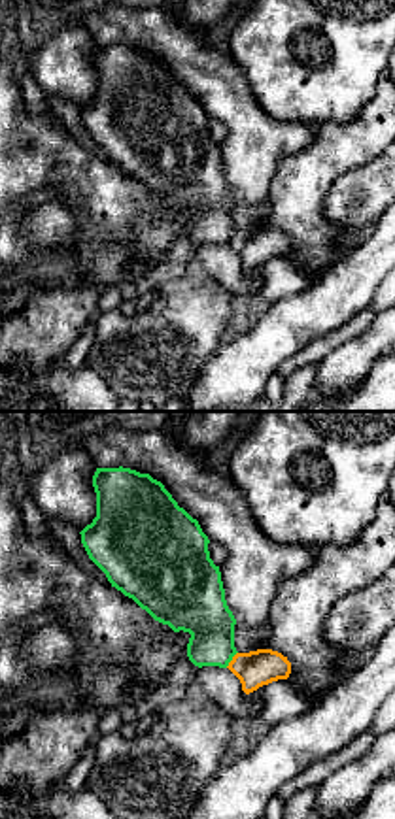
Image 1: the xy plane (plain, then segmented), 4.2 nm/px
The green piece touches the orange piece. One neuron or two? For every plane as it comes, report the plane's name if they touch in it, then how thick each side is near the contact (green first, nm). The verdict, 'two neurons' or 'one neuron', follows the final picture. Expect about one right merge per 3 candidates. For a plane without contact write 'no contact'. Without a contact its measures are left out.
xy | 220/160 nm

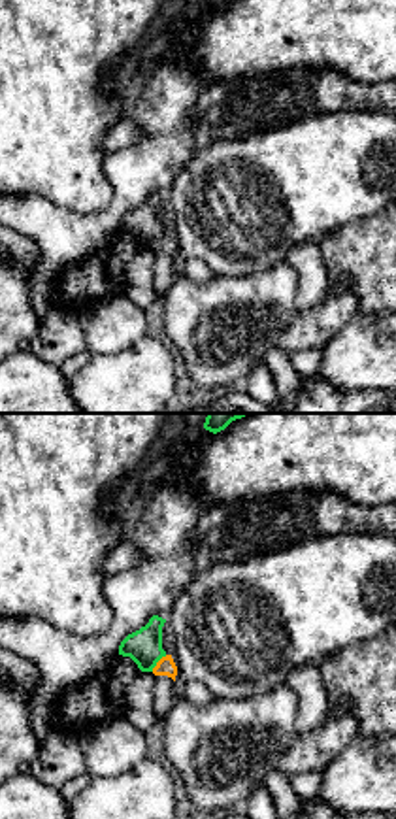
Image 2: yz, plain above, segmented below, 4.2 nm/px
yz | 150/80 nm

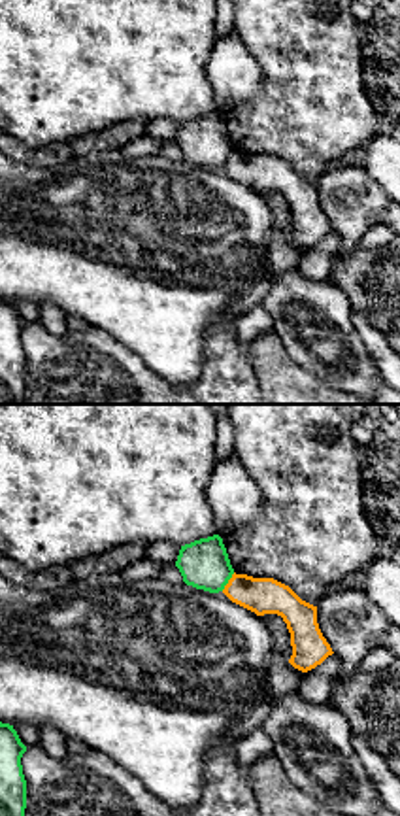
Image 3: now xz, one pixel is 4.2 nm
xz | 220/160 nm

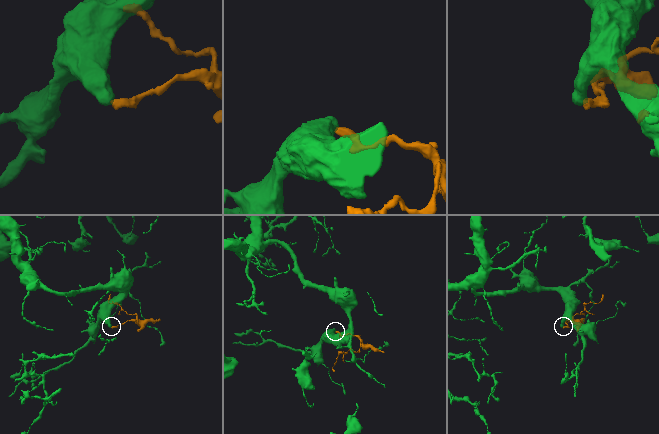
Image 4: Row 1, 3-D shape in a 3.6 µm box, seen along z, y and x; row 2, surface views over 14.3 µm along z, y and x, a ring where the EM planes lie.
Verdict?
two neurons

